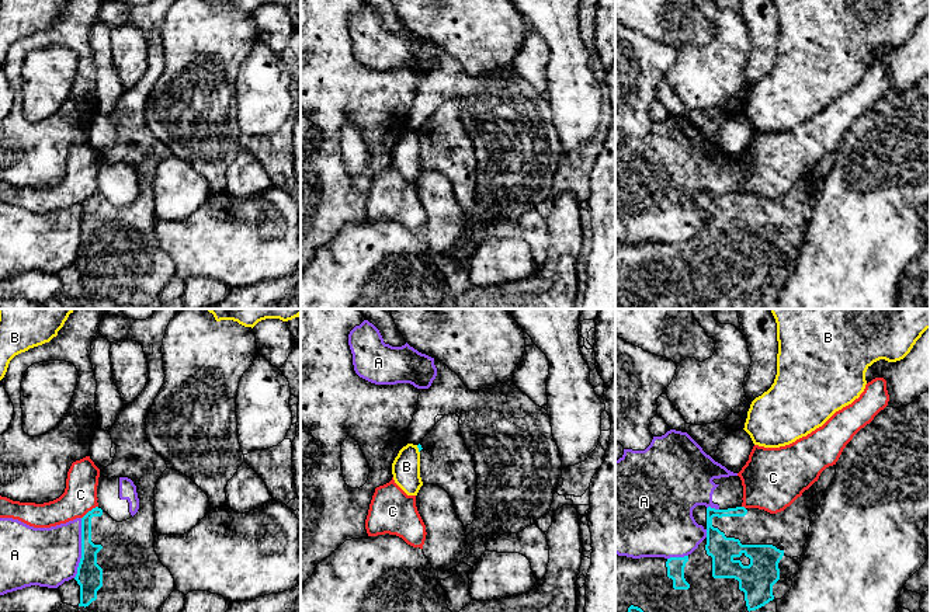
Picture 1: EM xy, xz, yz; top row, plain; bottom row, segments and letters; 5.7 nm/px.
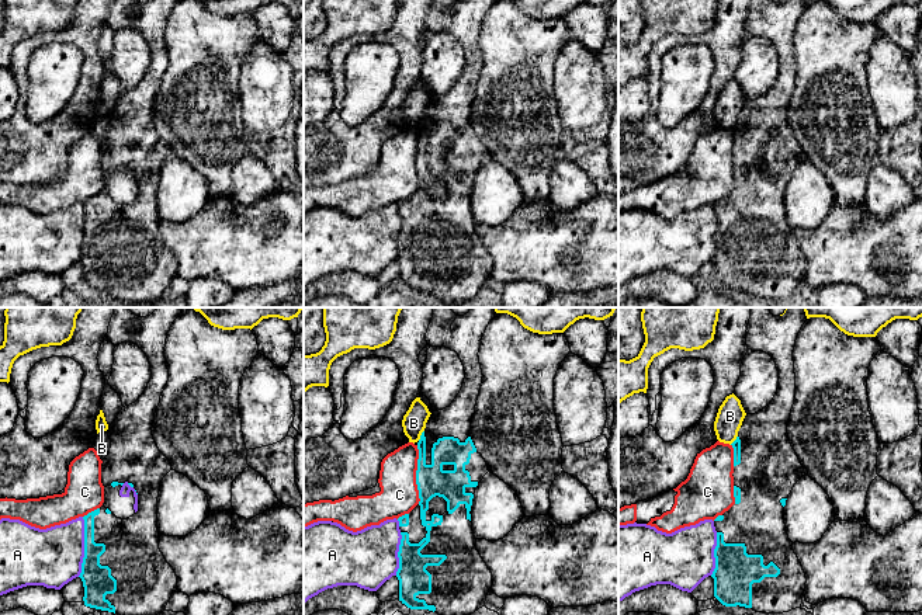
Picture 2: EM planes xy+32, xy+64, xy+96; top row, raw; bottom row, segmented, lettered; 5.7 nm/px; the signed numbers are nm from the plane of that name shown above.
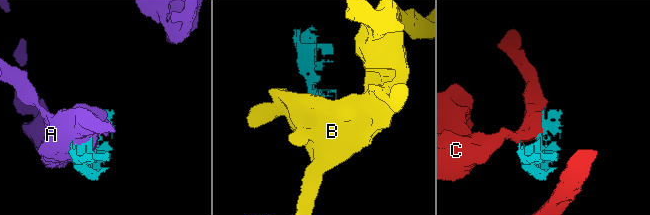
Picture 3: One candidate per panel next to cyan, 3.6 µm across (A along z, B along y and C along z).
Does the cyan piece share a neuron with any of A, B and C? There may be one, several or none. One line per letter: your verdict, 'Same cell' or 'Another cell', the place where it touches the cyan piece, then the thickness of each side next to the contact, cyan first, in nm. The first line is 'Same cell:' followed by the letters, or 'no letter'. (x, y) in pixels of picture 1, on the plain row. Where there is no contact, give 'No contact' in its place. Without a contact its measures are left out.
Same cell: no letter
A: Another cell. Touches cyan at xy (82, 233). Thickness 150 nm (cyan) against 340 nm
B: Another cell. Touches cyan at xz (419, 135). Thickness 20 nm (cyan) against 160 nm
C: Another cell. Touches cyan at xy (89, 197). Thickness 100 nm (cyan) against 190 nm

